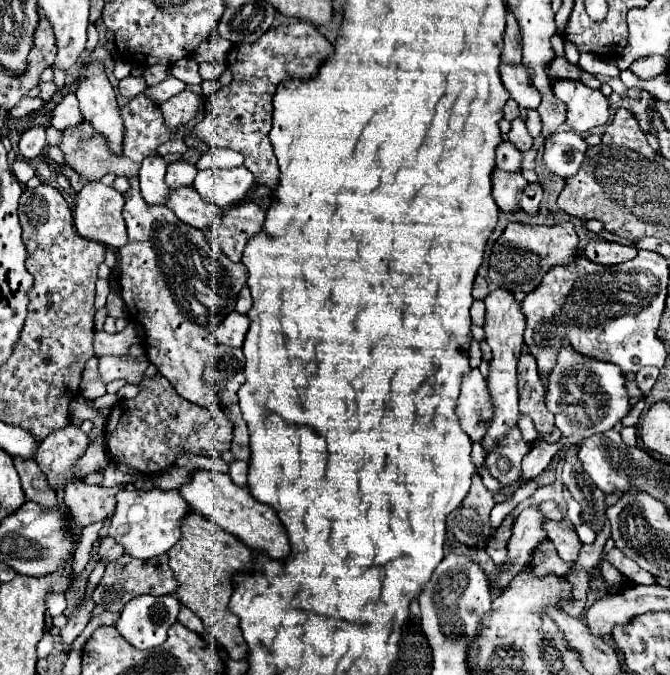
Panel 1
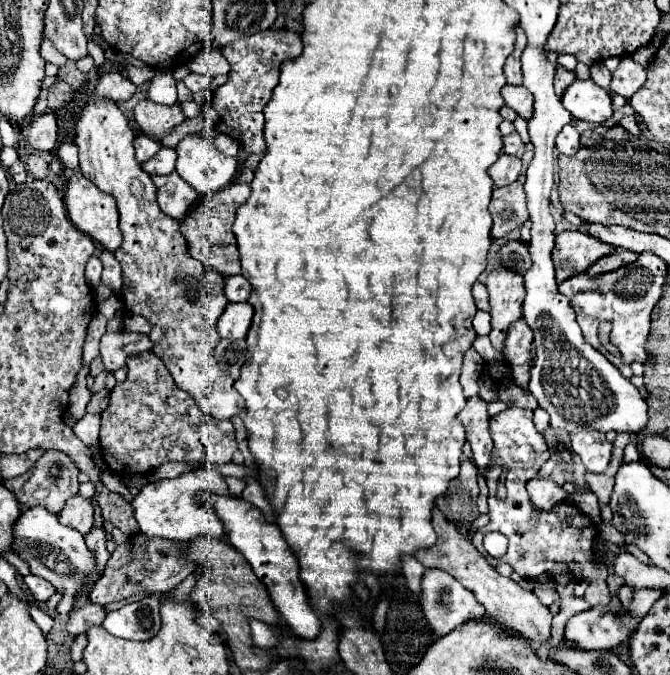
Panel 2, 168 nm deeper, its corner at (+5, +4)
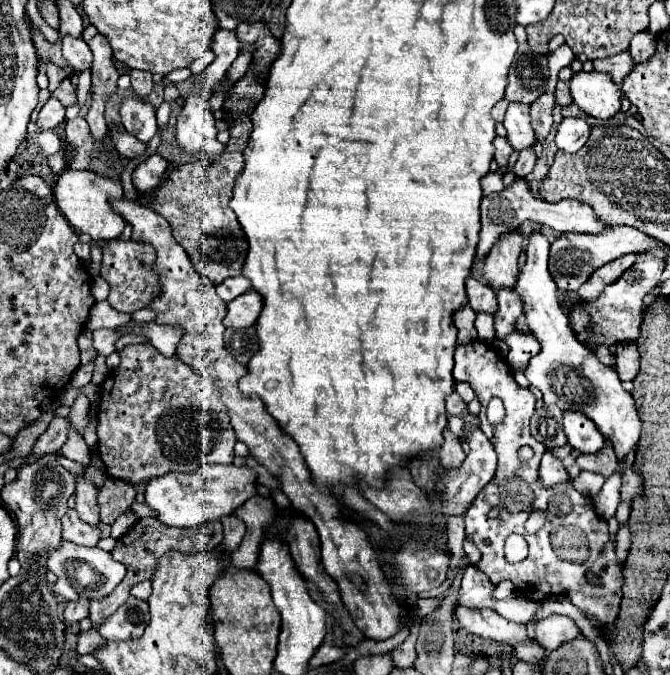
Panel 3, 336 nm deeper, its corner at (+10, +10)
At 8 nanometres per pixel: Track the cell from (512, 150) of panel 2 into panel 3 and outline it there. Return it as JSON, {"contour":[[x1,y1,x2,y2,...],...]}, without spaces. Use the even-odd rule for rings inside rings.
{"contour":[[496,137,494,139,494,161,500,165,500,167,504,167,506,163,508,163,508,157,510,157,510,153,512,153,512,147,508,145,508,141,504,139,504,137]]}

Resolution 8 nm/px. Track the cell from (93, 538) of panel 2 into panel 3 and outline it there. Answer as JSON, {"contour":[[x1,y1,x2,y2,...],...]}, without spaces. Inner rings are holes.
{"contour":[[76,475,76,511,78,515,90,523,90,525,98,525,98,493,100,489,96,485,92,485,92,481,88,481,84,475]]}

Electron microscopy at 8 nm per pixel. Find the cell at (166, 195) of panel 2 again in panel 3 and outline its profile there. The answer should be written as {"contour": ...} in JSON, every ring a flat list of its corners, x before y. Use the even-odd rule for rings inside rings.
{"contour":[[158,153,148,155,132,171,132,183,140,193,150,193,160,185,166,169,168,169,168,161,164,157,160,157]]}

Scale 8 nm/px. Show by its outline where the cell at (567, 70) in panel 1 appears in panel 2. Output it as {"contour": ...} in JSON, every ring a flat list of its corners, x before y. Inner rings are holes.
{"contour":[[557,65,557,75,555,75,555,93,561,97,563,91,575,81,575,73,563,69,561,65]]}

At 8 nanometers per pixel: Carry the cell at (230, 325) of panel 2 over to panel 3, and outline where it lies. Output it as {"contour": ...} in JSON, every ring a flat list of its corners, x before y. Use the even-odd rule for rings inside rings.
{"contour":[[250,289,248,293,236,297,228,303,228,313,224,317,226,327,252,327,262,311,264,303,260,293]]}

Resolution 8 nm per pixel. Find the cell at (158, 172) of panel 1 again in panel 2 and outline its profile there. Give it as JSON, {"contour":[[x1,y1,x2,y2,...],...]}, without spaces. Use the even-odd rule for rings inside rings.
{"contour":[[147,135,135,137,135,159,137,159,139,165,143,165,145,161,149,161,153,155,157,155,159,149,161,149,161,143,149,139]]}

